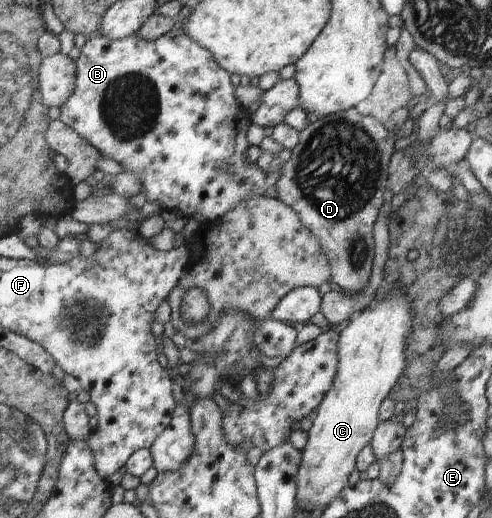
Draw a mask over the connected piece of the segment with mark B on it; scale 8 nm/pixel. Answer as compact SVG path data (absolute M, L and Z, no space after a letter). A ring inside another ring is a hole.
M176 25L169 33L153 41L145 41L138 38L137 33L124 40L110 40L104 38L96 31L87 39L80 51L80 57L75 61L76 84L71 97L60 107L61 115L59 121L64 123L69 129L78 133L82 140L92 145L101 157L111 158L118 161L126 171L138 173L141 177L142 187L139 194L144 194L147 201L157 201L162 205L162 209L173 211L187 219L194 219L196 222L212 222L222 215L231 211L245 200L253 196L267 195L269 190L277 183L279 177L278 167L269 167L266 171L260 169L256 164L246 161L249 143L247 142L247 132L251 126L251 112L242 113L243 107L234 97L235 89L231 85L231 76L221 69L211 54L198 46L197 42L191 41Z

